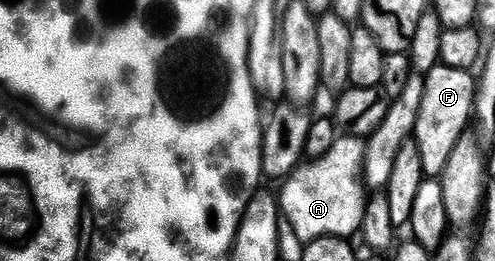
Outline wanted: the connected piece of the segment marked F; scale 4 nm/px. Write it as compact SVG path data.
M436 65L425 75L424 100L420 104L420 116L416 120L413 142L420 148L422 173L434 180L445 172L449 157L457 142L467 133L470 116L475 113L476 78L471 71Z

